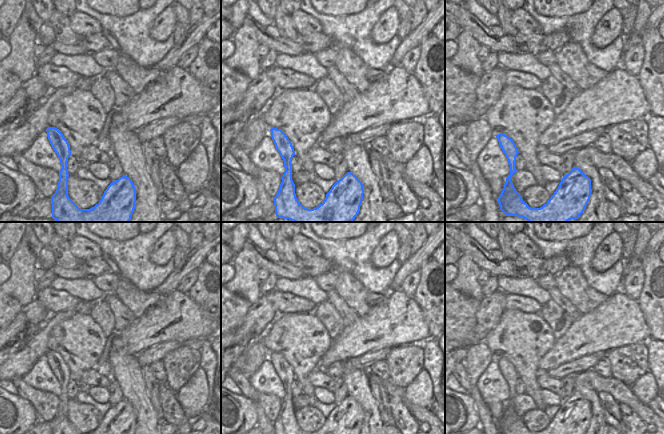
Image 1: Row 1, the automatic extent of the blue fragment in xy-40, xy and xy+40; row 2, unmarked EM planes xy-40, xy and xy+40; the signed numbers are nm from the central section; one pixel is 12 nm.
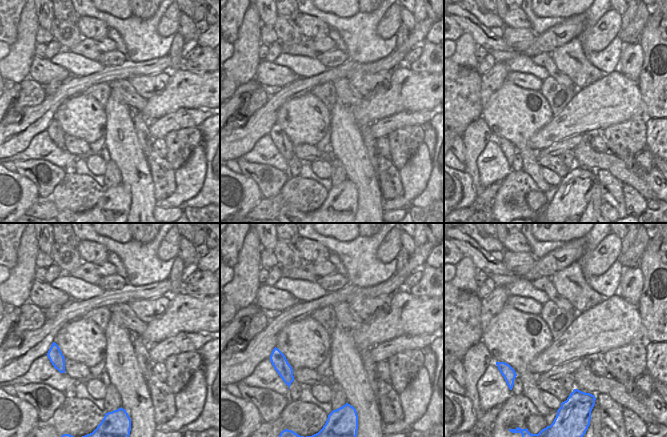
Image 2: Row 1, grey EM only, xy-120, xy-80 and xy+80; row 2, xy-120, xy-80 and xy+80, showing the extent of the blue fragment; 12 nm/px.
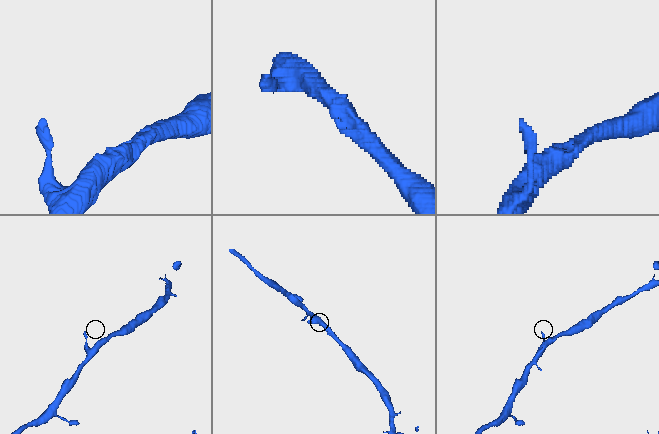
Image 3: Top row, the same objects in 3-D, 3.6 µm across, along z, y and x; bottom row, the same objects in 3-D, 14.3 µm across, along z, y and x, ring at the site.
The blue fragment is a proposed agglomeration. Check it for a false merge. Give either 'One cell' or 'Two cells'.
One cell.

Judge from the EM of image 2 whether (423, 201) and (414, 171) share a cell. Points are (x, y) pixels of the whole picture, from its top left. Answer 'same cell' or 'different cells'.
different cells

